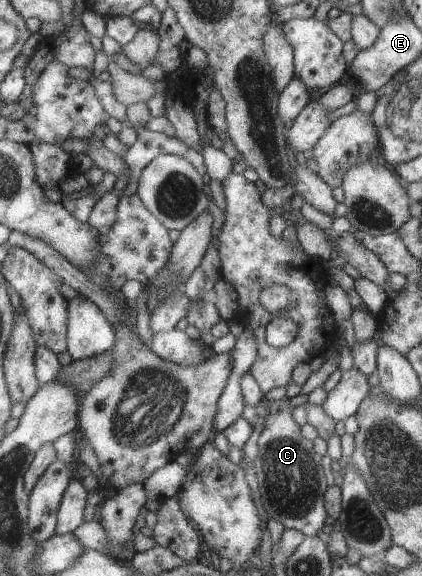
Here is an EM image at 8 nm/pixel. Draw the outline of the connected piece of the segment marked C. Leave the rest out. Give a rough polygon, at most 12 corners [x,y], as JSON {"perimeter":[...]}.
{"perimeter":[[289,398],[271,407],[255,460],[261,501],[325,541],[328,488]]}

